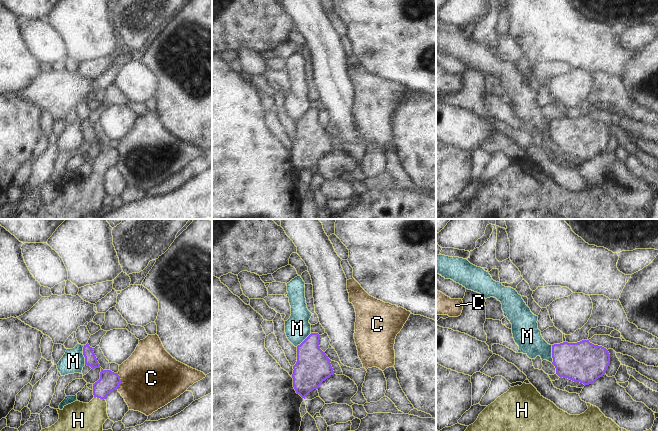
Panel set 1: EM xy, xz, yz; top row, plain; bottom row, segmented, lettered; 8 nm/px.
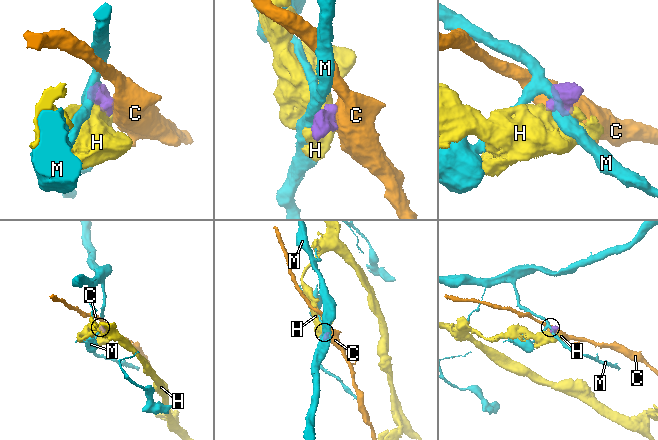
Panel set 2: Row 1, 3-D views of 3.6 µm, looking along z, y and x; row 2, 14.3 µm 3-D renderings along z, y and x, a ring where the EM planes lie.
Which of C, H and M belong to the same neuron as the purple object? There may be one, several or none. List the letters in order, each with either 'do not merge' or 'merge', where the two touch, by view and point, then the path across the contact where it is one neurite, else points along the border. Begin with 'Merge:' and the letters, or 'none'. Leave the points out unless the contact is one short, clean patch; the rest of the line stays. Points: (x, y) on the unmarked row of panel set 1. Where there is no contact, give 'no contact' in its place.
Merge: H
C: do not merge | xy (120, 157) | along xy (117, 148), (120, 160), (116, 165)
H: merge | xy (99, 173) | across xy (109, 157), (100, 166), (99, 173), (78, 196)
M: do not merge | xy (83, 130) | along xy (83, 121), (85, 140)

